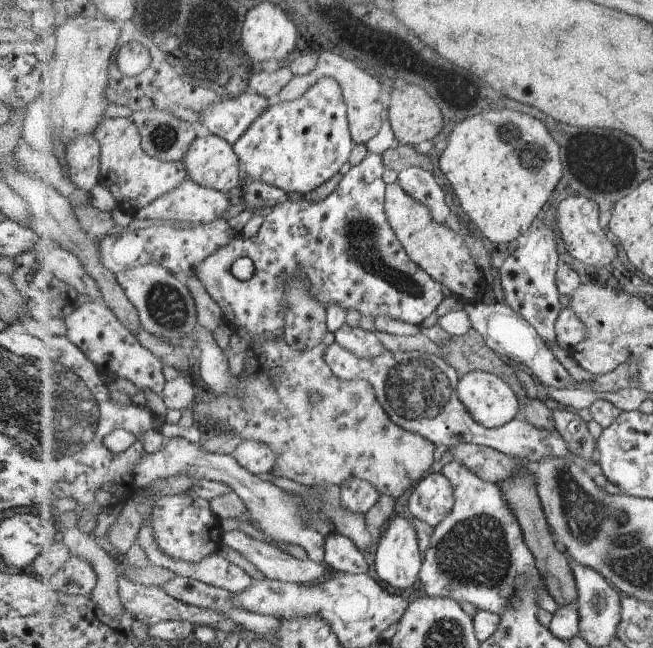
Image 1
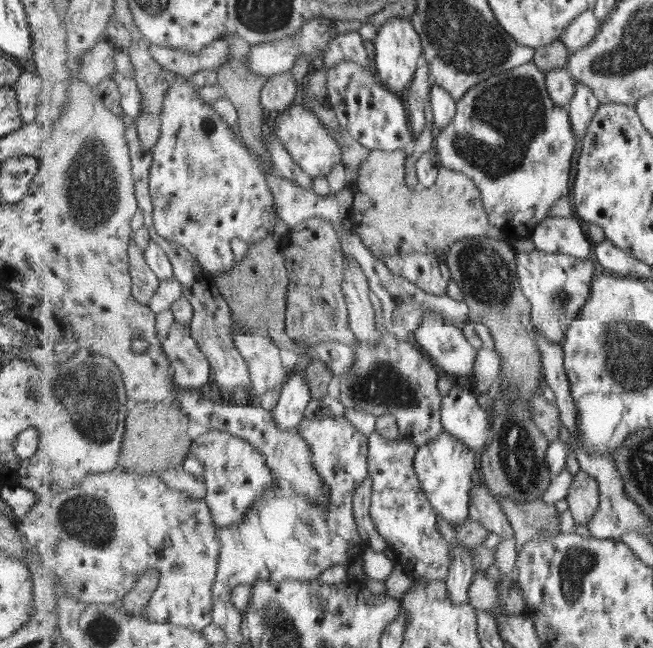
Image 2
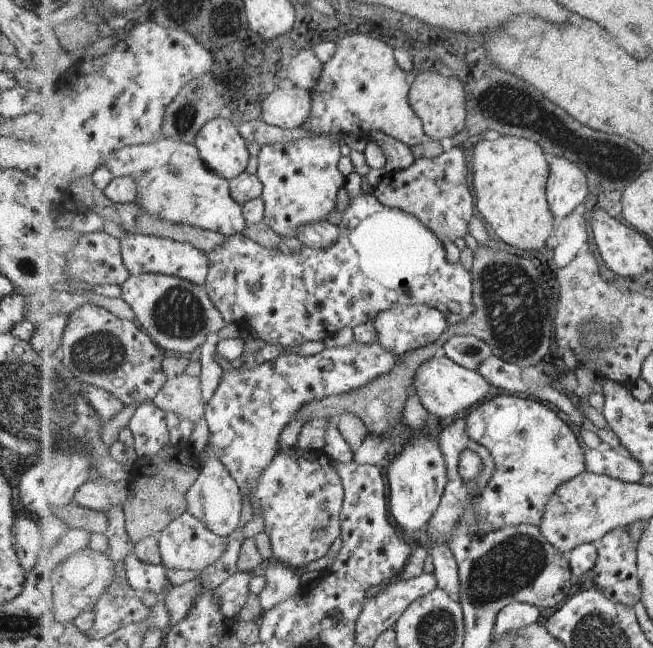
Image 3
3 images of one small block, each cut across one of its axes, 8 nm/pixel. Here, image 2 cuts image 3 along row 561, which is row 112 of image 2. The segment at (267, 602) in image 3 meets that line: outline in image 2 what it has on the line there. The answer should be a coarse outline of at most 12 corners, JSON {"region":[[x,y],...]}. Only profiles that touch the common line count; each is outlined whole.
{"region":[[293,70],[268,77],[262,105],[275,115],[293,105]]}

